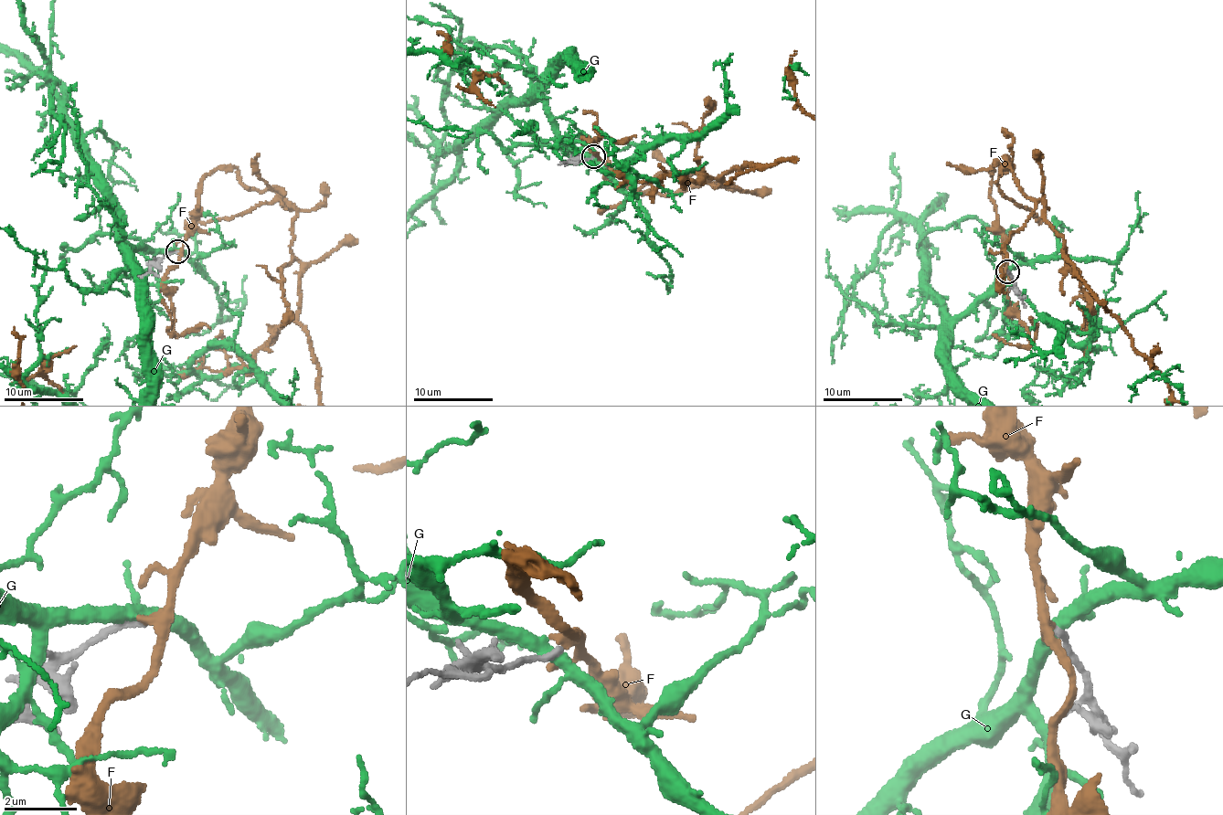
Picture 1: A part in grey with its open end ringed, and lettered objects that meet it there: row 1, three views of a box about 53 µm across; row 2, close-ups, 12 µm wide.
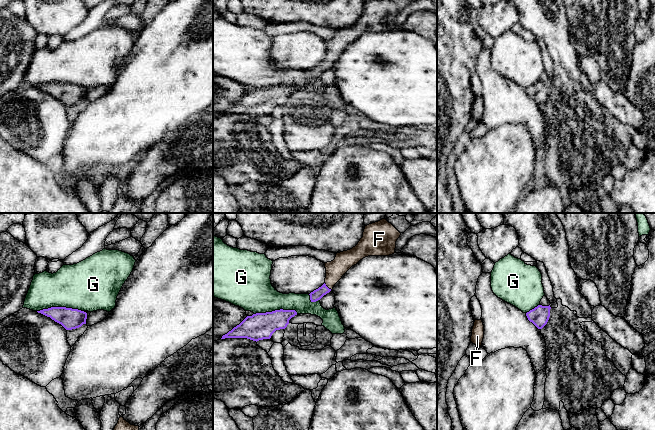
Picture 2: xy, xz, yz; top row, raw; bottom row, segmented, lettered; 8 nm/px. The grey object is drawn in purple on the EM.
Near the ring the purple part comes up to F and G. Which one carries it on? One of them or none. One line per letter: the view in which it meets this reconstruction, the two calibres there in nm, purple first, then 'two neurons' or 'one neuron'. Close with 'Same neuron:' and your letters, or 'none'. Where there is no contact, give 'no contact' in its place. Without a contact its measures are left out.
F: xz | 90/150 nm | one neuron
G: xy | 170/380 nm | two neurons
Same neuron: F

